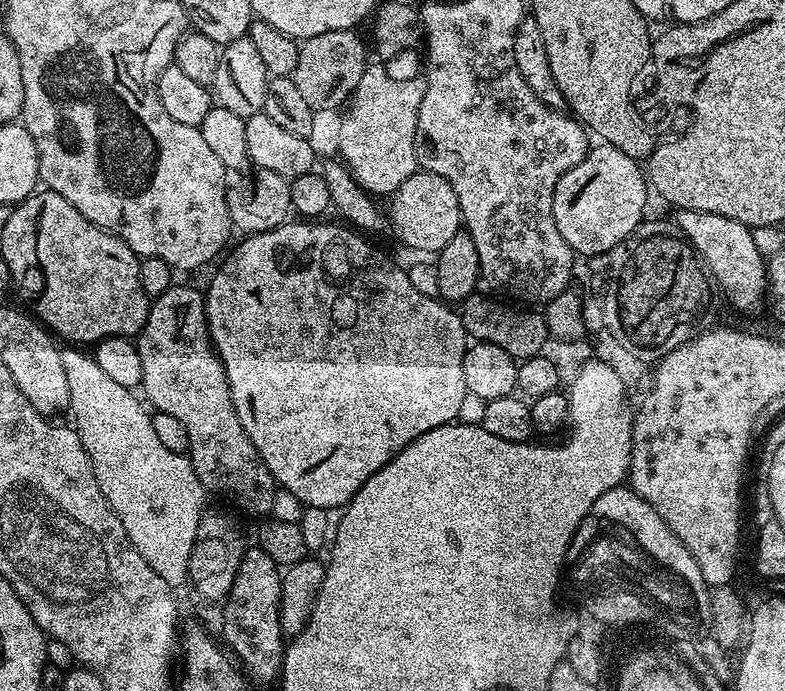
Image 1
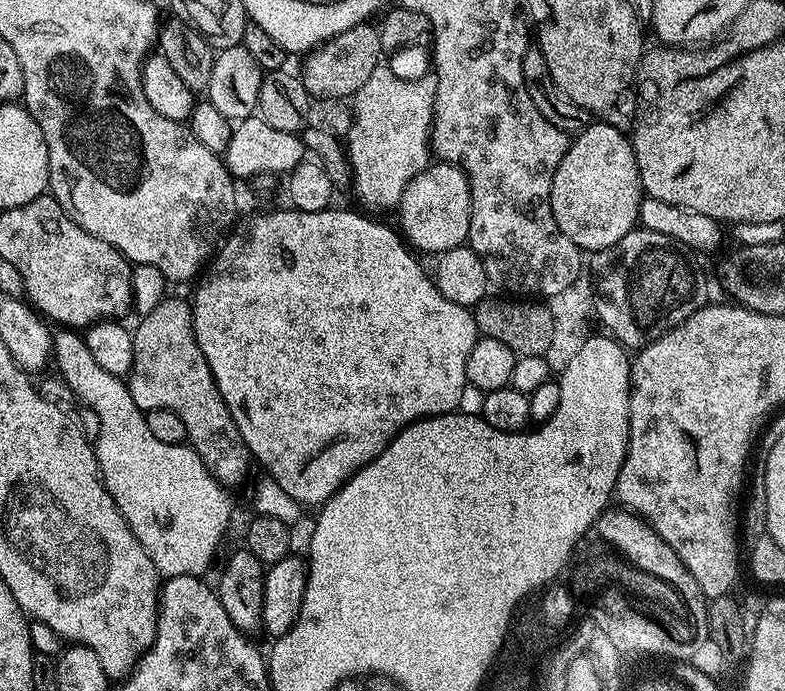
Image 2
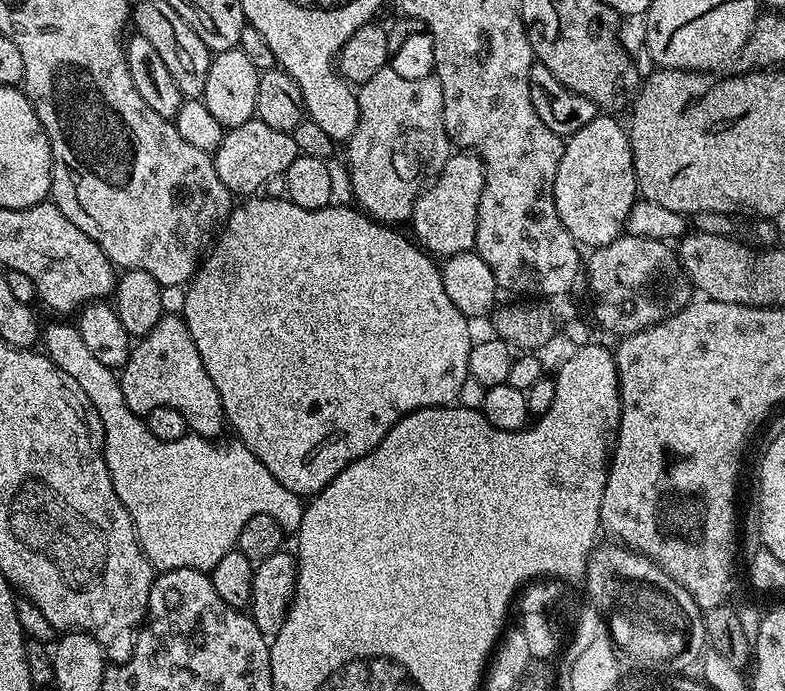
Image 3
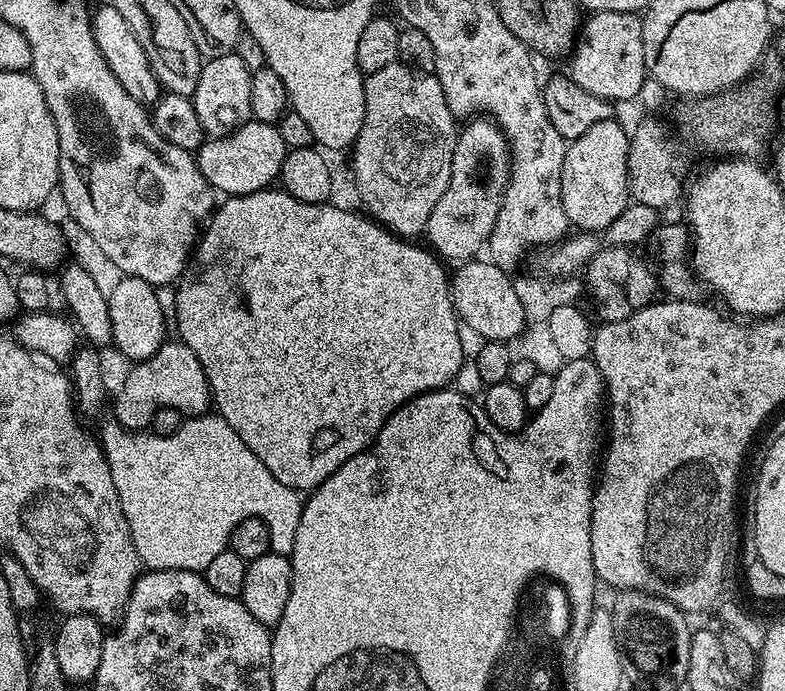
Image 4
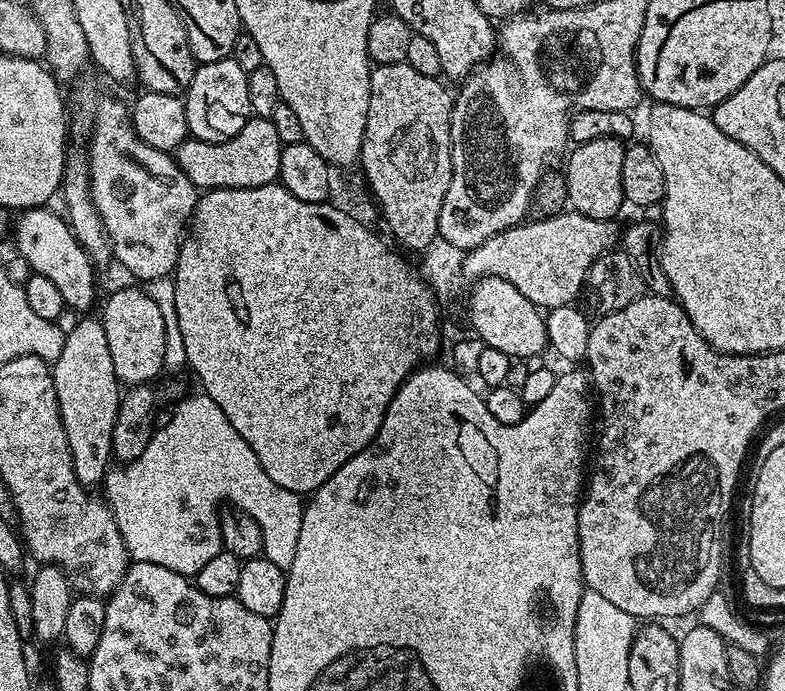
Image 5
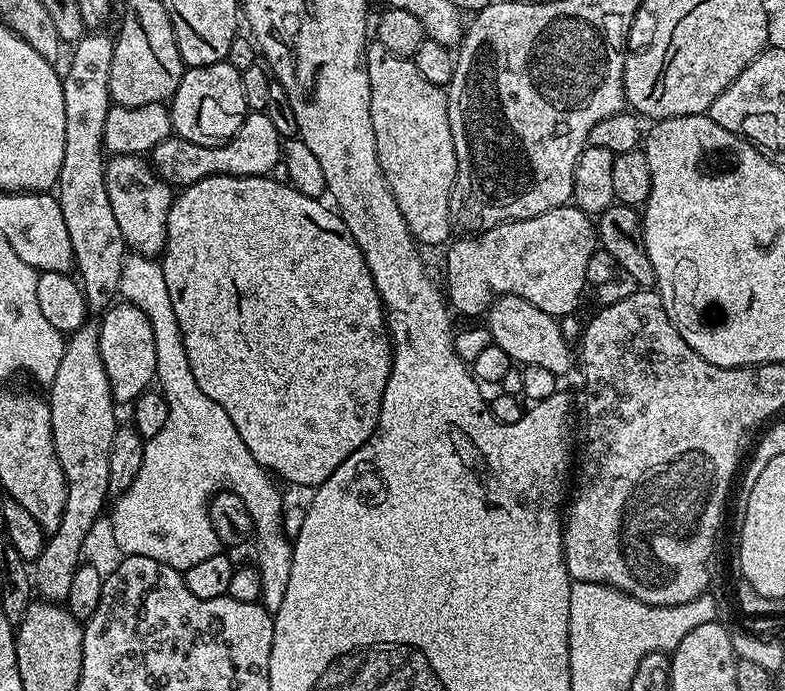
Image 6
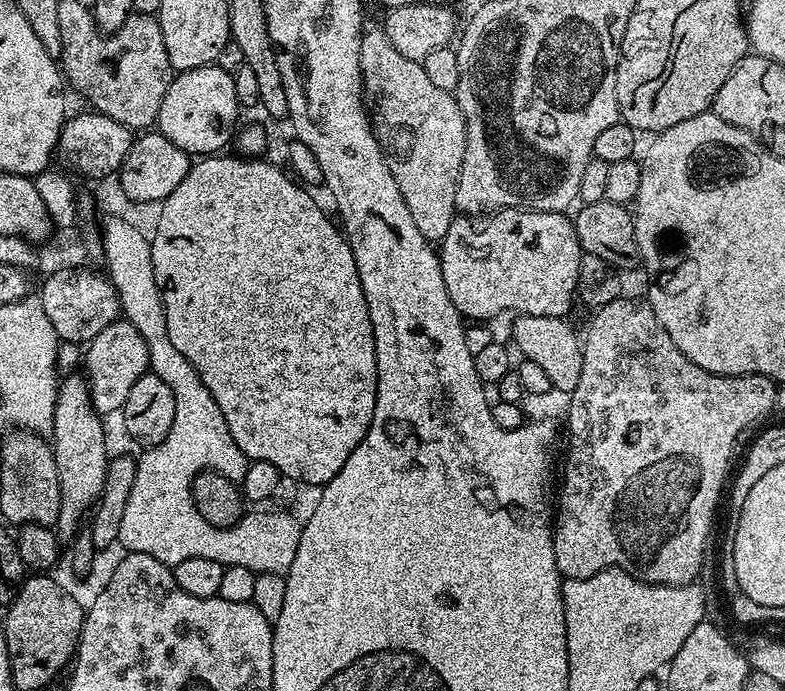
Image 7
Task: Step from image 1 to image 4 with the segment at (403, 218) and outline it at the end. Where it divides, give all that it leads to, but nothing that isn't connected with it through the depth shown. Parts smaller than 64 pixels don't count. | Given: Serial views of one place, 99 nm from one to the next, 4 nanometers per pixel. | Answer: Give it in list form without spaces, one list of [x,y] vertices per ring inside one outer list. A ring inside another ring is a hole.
[[[472,118],[465,124],[468,125],[459,129],[456,138],[446,194],[438,198],[438,206],[434,206],[434,214],[430,214],[426,229],[431,251],[445,261],[463,262],[479,257],[485,251],[498,218],[498,210],[504,201],[508,177],[512,175],[508,142],[496,121]]]

